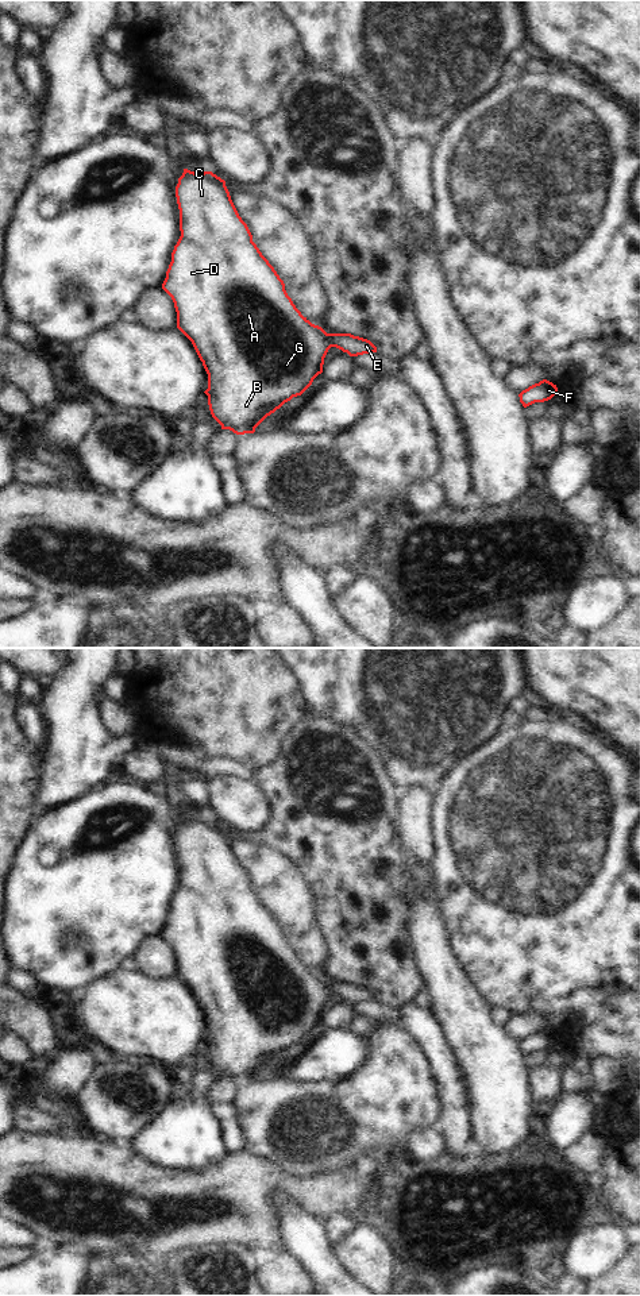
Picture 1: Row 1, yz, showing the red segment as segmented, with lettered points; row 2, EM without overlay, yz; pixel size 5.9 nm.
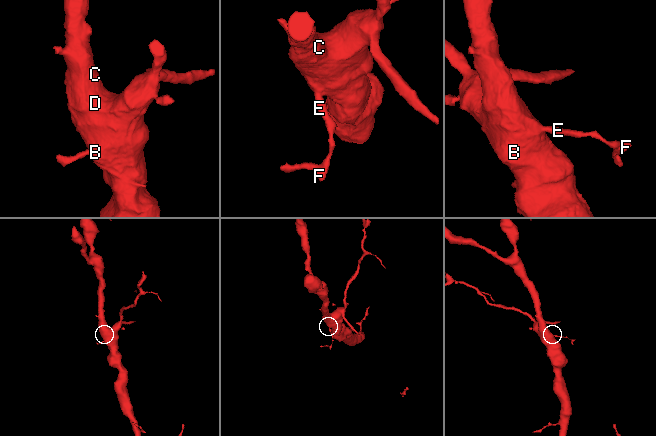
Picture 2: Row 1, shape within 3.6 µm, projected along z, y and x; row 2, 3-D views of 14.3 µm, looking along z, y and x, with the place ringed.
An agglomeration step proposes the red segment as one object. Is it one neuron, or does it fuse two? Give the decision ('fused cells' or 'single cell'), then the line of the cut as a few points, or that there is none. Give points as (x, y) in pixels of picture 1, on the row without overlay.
single cell | no cut

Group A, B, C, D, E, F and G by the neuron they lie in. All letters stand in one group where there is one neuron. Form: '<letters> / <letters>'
A B C D E F G

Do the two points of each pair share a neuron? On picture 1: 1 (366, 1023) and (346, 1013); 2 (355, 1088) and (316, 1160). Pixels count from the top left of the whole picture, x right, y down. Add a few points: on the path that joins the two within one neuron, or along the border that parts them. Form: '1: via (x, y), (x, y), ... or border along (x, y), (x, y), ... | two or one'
1: via (361, 1023), (351, 1018) | one
2: via (353, 1106), (316, 1142) | one

